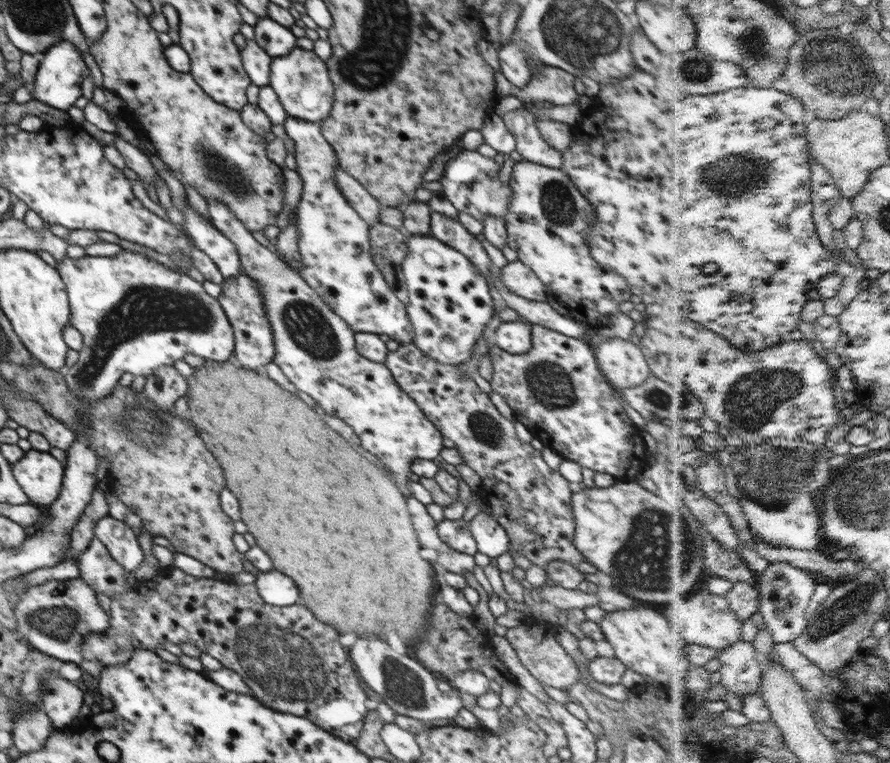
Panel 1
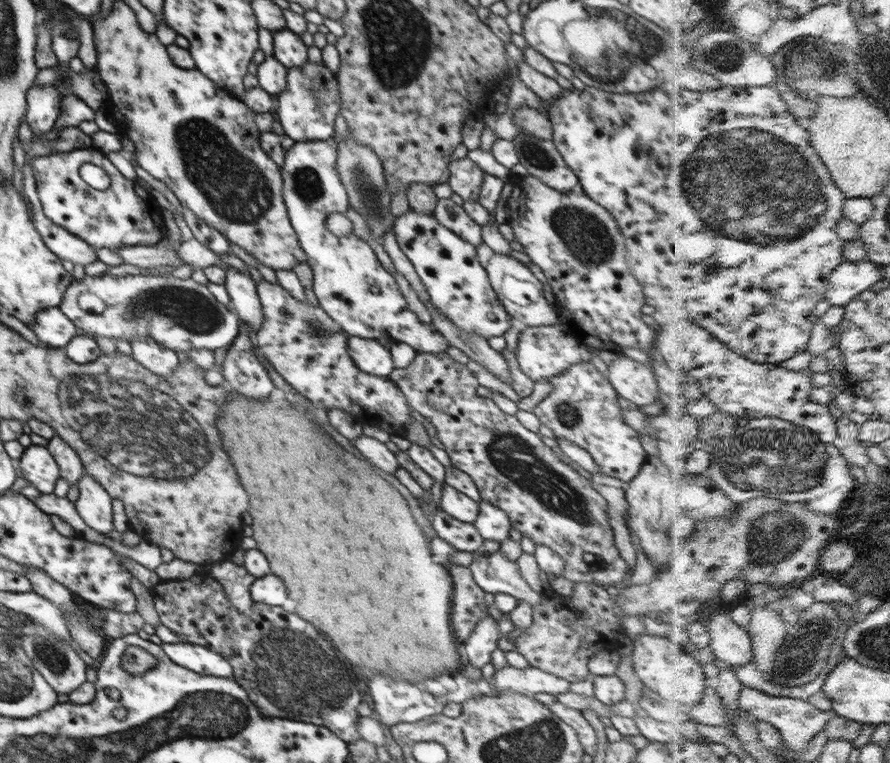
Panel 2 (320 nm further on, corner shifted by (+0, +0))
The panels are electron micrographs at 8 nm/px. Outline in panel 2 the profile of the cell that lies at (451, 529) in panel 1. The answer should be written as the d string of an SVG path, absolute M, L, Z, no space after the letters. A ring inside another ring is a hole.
M436 510L431 522L438 538L445 540L457 550L471 553L482 550L484 539L473 524L456 520L443 510Z

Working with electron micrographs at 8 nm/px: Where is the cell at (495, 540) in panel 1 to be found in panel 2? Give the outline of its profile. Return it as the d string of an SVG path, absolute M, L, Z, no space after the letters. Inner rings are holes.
M488 501L479 502L479 513L473 523L483 539L501 542L510 538L511 520L509 516L497 506Z

